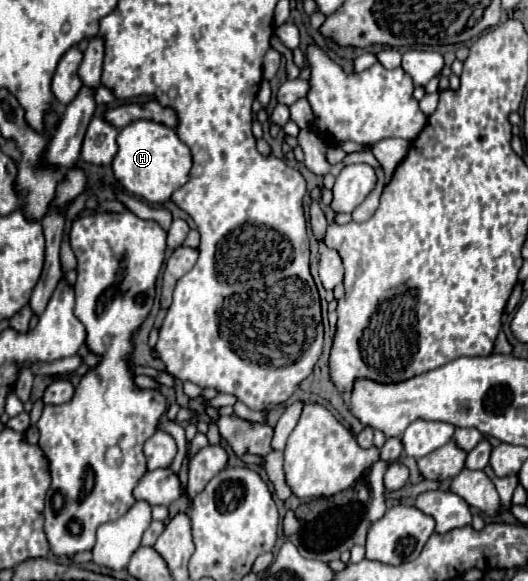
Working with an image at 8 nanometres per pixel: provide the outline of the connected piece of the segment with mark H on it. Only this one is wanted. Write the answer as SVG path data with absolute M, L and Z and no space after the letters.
M135 120L127 124L117 136L119 152L113 158L113 172L119 184L137 198L147 202L165 202L171 194L189 180L191 152L177 138L175 130L153 120Z

